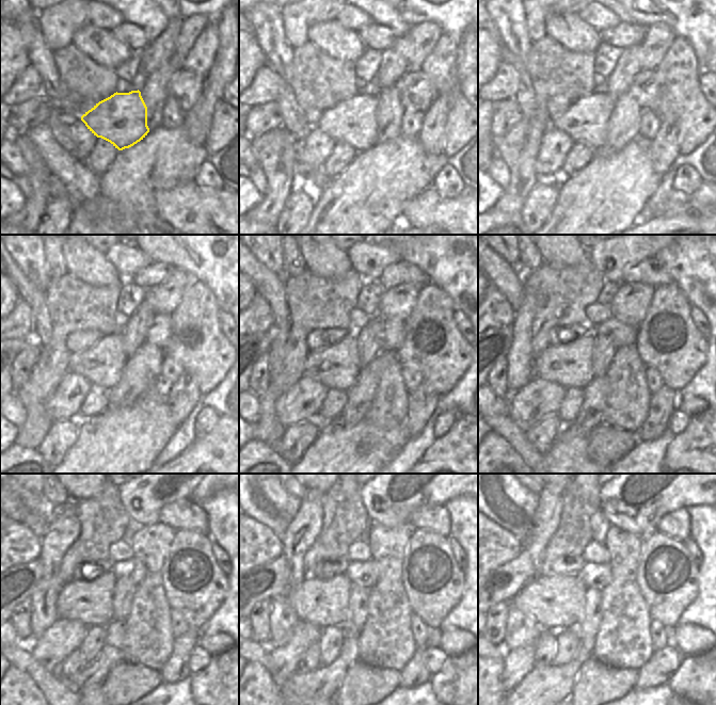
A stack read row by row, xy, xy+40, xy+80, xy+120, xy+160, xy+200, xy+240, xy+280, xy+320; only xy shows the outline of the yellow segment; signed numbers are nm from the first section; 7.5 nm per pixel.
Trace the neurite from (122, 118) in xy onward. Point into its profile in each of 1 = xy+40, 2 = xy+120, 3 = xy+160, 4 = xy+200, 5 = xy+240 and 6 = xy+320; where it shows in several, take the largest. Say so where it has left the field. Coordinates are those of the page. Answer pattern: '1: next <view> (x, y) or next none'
1: next xy+40 (352, 121)
2: next xy+120 (102, 364)
3: next xy+160 (337, 366)
4: next xy+200 (569, 365)
5: next xy+240 (91, 603)
6: next xy+320 (556, 602)

